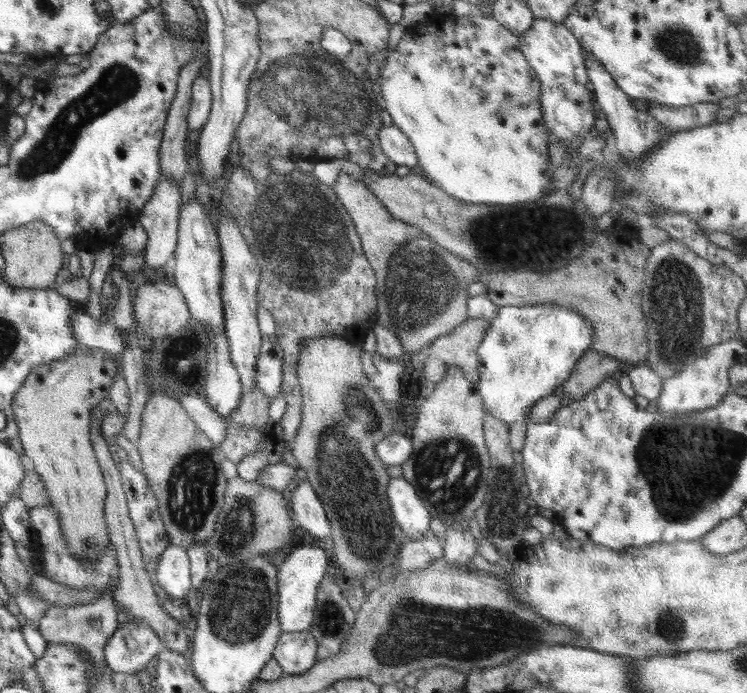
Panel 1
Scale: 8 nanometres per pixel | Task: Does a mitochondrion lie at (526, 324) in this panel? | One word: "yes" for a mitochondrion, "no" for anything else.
no

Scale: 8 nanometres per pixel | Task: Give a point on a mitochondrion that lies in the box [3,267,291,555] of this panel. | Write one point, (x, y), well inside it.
(192, 486)

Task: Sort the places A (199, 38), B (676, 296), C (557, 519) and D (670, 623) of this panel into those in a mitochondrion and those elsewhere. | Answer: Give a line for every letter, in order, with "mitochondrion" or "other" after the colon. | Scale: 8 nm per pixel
A: other
B: mitochondrion
C: other
D: mitochondrion

